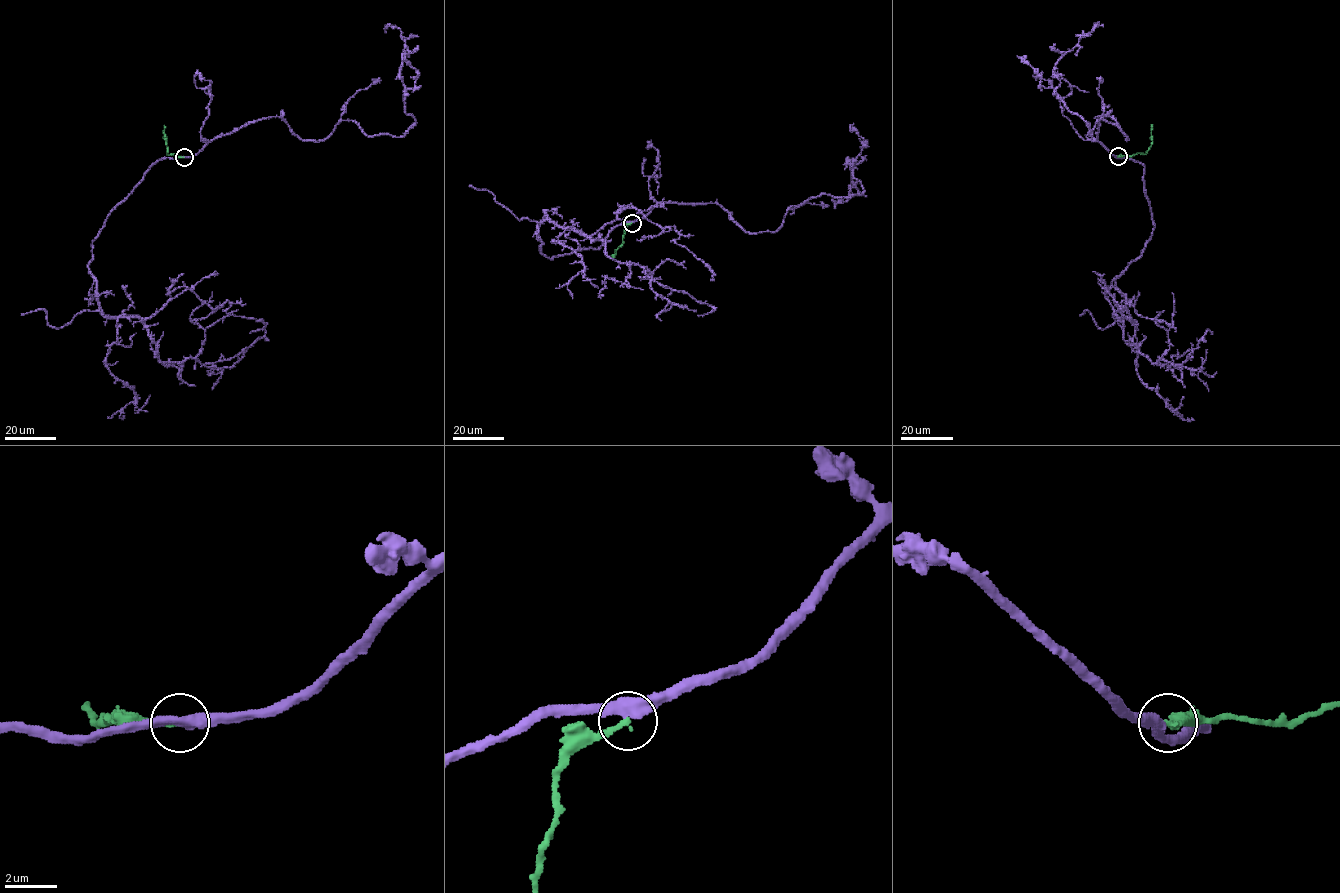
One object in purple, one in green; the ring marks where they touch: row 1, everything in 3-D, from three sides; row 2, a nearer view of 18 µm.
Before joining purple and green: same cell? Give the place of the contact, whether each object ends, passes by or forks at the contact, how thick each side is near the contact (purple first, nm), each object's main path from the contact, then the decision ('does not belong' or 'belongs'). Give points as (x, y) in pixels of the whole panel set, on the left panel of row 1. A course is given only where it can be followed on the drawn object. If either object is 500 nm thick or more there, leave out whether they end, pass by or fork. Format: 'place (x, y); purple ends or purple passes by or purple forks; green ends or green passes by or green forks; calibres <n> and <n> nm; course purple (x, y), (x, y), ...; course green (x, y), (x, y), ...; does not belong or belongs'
place (184, 157); purple passes by; green ends; calibres 420 and 190 nm; course purple (184, 157), (157, 161), (108, 216), (88, 265), (96, 300), (109, 316), (149, 318), (187, 287), (262, 330); course green (184, 157), (167, 154), (164, 125); does not belong

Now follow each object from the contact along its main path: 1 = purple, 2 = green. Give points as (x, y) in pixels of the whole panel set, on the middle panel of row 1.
1: (632, 222), (597, 249), (540, 252), (544, 211), (593, 235), (635, 207), (674, 227), (710, 279)
2: (632, 223), (625, 228), (623, 243), (612, 257)

